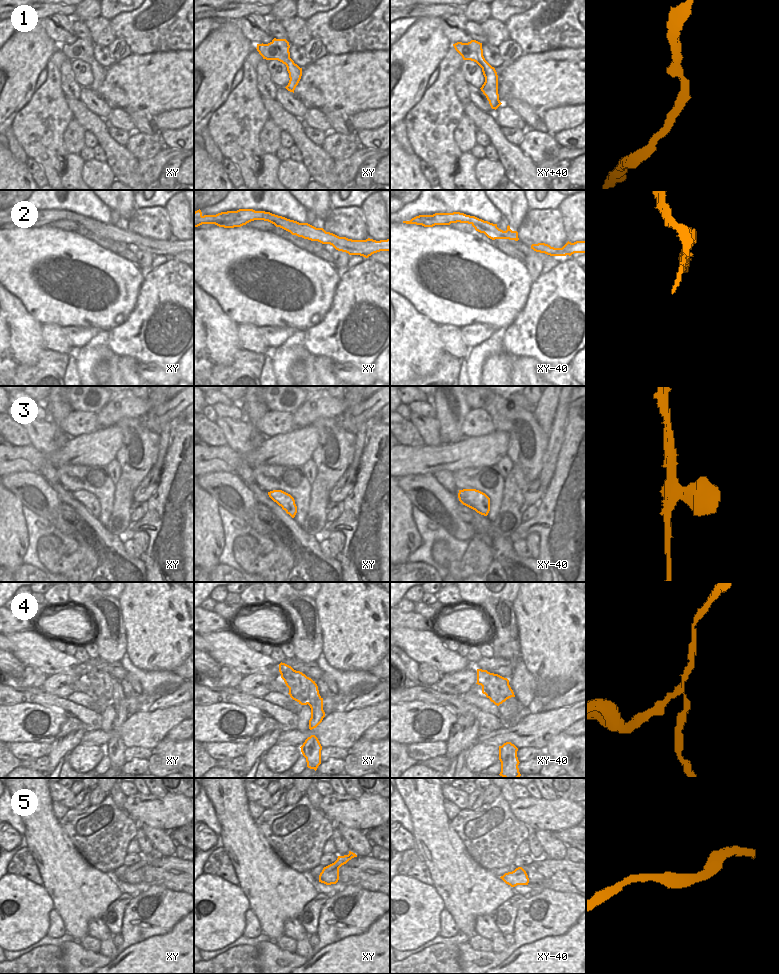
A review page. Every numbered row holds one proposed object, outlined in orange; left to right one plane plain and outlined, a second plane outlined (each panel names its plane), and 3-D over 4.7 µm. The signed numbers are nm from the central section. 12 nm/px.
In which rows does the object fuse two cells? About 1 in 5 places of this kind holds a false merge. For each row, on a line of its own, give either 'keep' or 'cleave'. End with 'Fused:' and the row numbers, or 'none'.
1: keep
2: cleave
3: keep
4: cleave
5: keep
Fused: 2, 4

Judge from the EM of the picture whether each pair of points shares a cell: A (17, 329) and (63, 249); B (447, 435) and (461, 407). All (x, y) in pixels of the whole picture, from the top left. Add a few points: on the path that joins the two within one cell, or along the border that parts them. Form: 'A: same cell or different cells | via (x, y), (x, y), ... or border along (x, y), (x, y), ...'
A: different cells | border along (11, 294), (41, 324)
B: same cell | via (450, 428), (450, 424), (458, 414)

